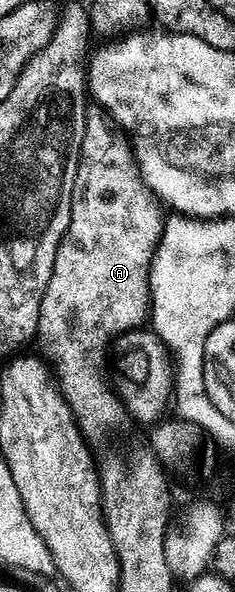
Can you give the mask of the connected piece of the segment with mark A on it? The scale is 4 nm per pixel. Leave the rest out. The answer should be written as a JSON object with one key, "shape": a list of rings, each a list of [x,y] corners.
{"shape":[[[95,104],[86,107],[75,185],[77,206],[71,206],[73,230],[67,230],[55,252],[55,268],[51,268],[51,280],[47,280],[47,288],[43,292],[43,304],[39,304],[35,342],[41,345],[40,353],[57,389],[71,408],[78,428],[86,439],[93,440],[96,434],[121,430],[131,422],[131,415],[111,381],[107,363],[111,358],[111,343],[129,330],[138,329],[144,323],[141,321],[150,317],[149,266],[153,263],[166,215],[161,214],[162,203],[144,180],[130,139],[112,125],[110,115]]]}

